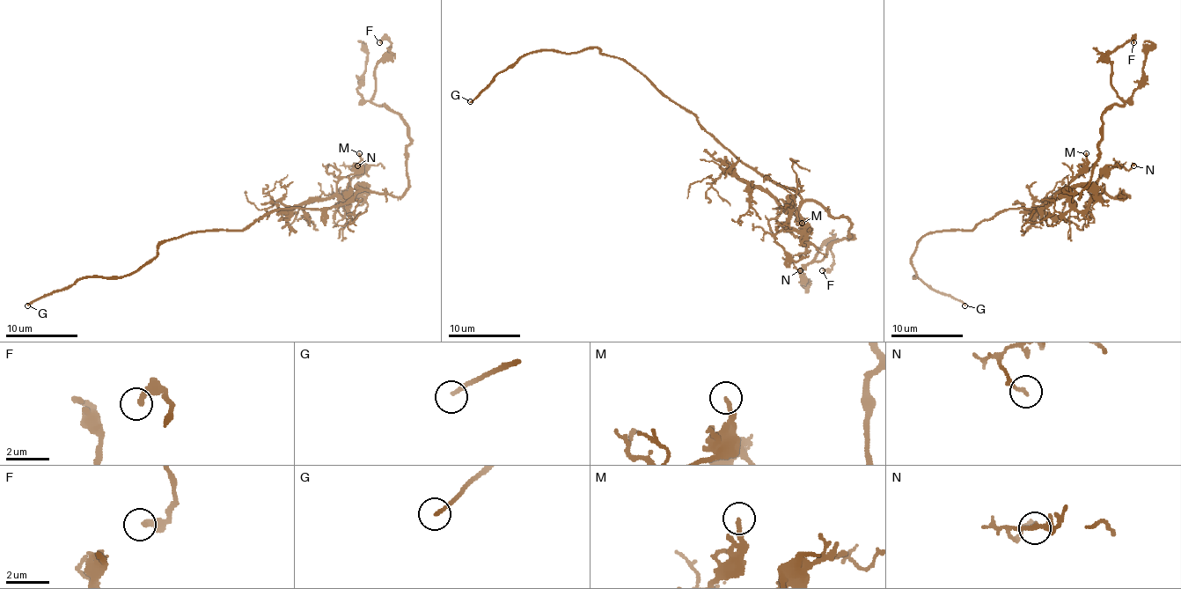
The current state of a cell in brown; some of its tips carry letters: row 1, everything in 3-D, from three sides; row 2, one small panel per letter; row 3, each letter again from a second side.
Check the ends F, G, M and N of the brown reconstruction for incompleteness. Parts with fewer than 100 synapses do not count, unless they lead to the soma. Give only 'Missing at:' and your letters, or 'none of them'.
Missing at: G

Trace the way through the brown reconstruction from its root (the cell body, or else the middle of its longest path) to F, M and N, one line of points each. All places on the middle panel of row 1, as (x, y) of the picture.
F: (740, 159), (851, 223), (851, 239), (836, 241), (820, 261), (818, 248), (827, 245), (832, 254), (822, 270)
M: (740, 159), (795, 192), (793, 202), (788, 207), (778, 205), (802, 223)
N: (740, 159), (795, 192), (791, 219), (786, 228), (805, 246), (805, 250), (798, 252), (791, 261), (800, 270)

